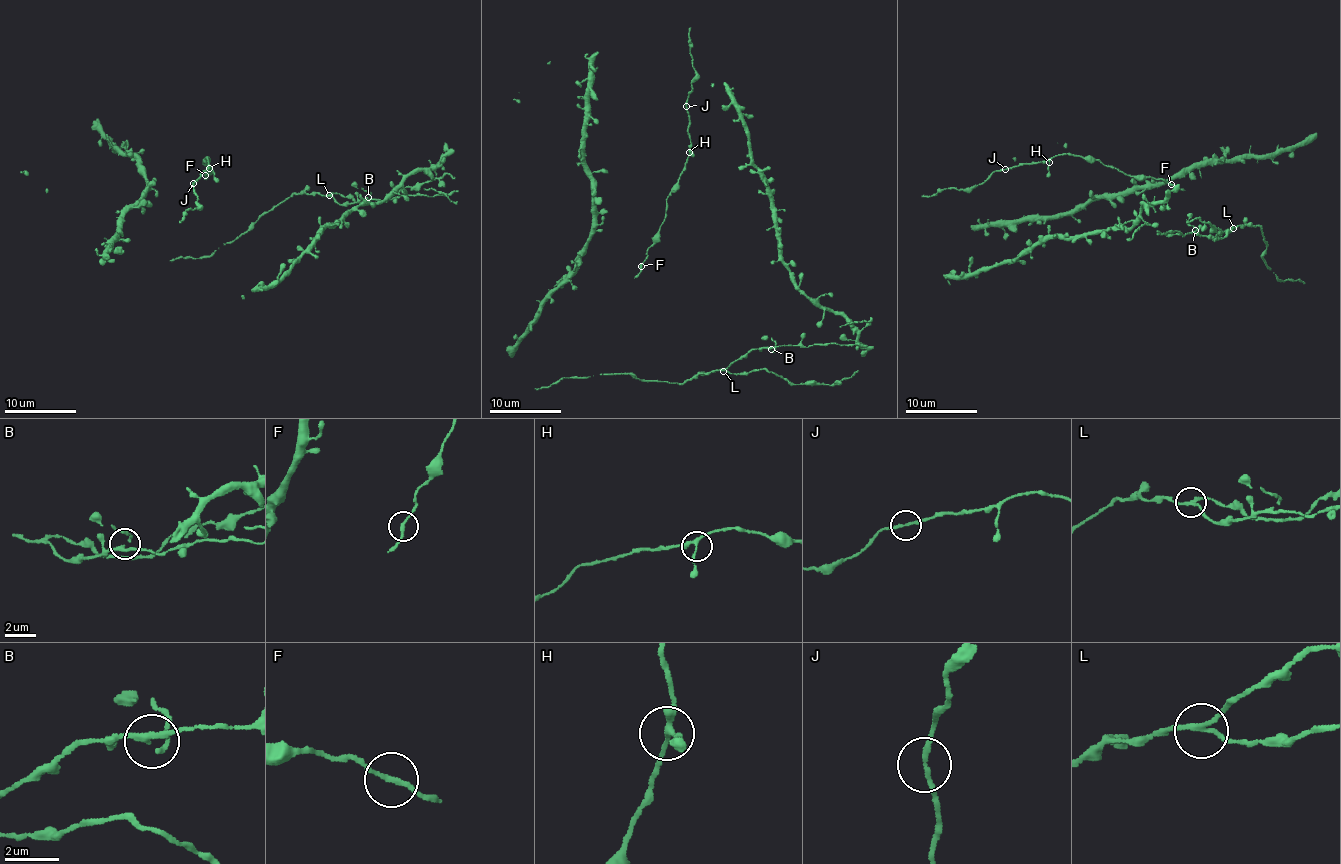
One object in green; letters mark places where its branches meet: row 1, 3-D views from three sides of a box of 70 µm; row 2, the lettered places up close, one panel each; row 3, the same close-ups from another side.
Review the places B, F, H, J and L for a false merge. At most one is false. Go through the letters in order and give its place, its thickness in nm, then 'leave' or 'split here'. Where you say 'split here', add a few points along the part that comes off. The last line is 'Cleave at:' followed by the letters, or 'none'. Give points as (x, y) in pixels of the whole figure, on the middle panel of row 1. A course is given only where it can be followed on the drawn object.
B: at (771, 349); 200 nm thick; leave
F: at (641, 266); 180 nm thick; leave
H: at (689, 152); 190 nm thick; leave
J: at (686, 106); 170 nm thick; leave
L: at (723, 371); 160 nm thick; split here
Cleave at: L

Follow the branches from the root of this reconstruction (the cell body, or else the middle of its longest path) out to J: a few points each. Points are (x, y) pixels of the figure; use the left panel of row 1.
J: (208, 169), (199, 173), (194, 182)

